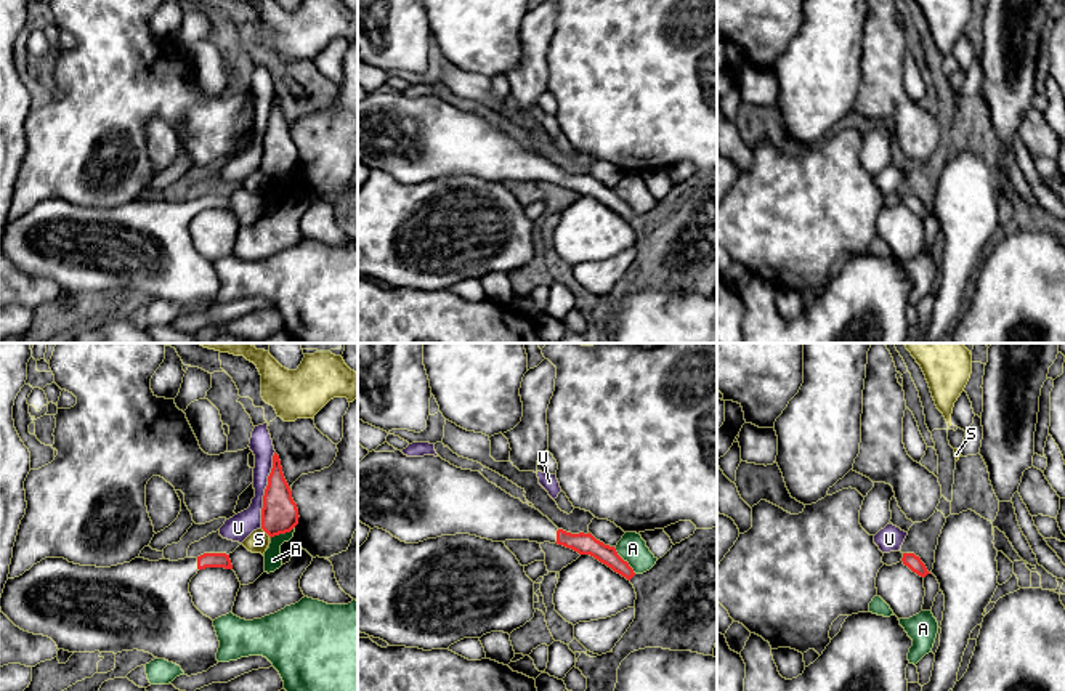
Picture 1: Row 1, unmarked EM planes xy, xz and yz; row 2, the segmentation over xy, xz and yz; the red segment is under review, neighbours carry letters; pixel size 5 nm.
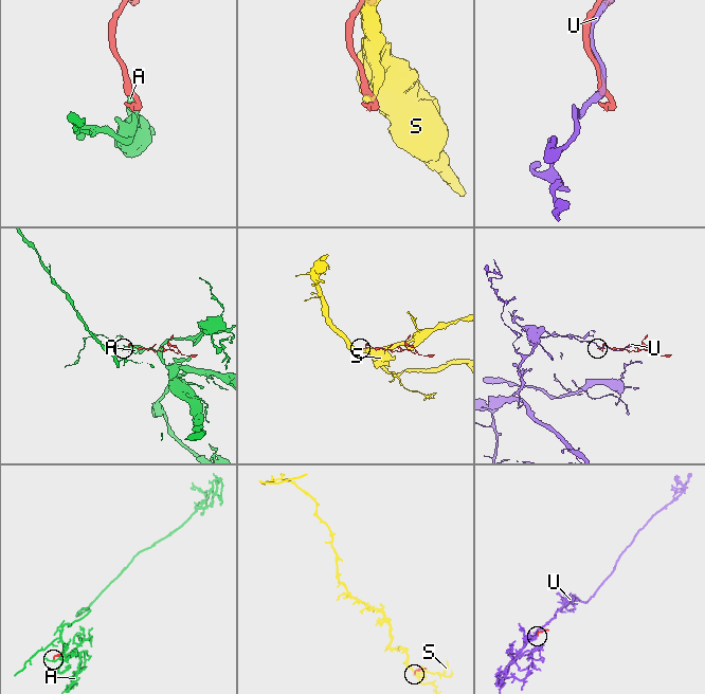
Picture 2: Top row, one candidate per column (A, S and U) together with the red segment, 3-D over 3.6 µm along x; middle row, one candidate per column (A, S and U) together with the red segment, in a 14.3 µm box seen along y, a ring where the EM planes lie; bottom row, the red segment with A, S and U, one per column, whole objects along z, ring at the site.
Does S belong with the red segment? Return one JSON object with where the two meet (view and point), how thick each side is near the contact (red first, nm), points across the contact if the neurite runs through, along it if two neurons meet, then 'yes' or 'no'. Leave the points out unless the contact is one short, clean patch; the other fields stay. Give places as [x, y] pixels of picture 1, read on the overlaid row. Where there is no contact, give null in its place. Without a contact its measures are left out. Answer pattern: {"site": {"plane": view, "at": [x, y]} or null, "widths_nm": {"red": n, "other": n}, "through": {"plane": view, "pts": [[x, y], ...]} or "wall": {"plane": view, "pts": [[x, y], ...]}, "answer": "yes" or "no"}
{"site": {"plane": "xy", "at": [267, 533]}, "widths_nm": {"red": 190, "other": 110}, "wall": {"plane": "xy", "pts": [[262, 528], [270, 536]]}, "answer": "no"}

